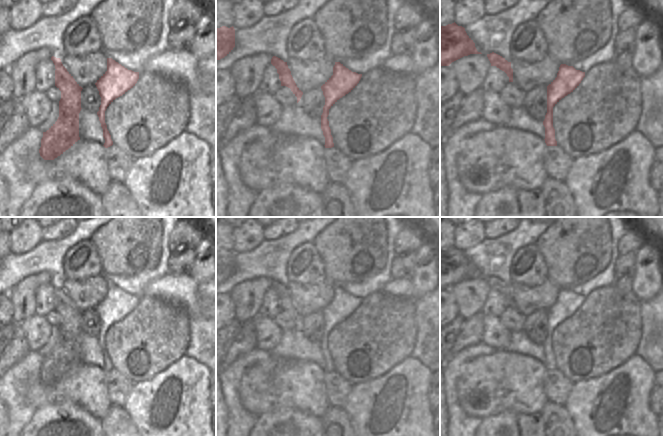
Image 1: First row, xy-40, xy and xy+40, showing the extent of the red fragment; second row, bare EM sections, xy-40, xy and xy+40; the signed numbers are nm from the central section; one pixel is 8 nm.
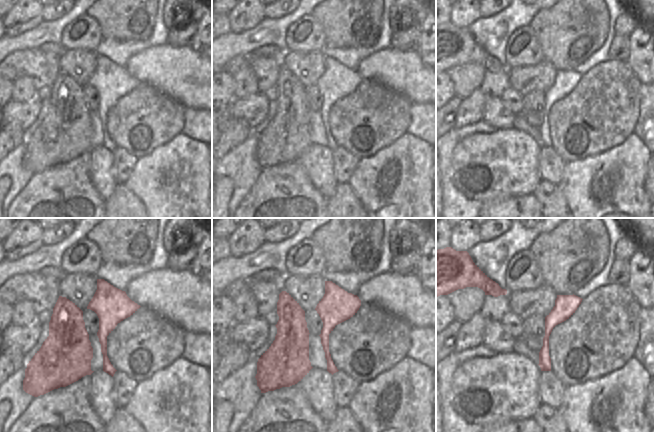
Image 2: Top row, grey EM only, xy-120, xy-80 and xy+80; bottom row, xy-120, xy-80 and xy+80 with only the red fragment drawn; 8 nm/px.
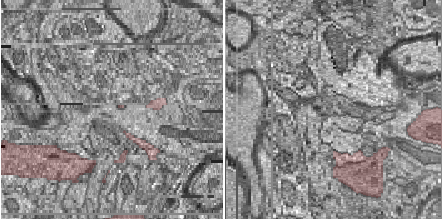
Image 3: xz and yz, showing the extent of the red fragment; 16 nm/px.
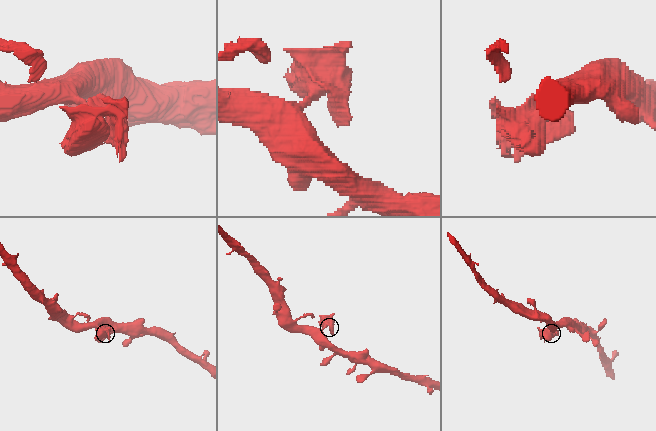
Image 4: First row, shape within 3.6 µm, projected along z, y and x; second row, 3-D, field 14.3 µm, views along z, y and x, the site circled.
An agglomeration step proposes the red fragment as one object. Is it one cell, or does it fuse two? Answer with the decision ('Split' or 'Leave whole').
Split.

